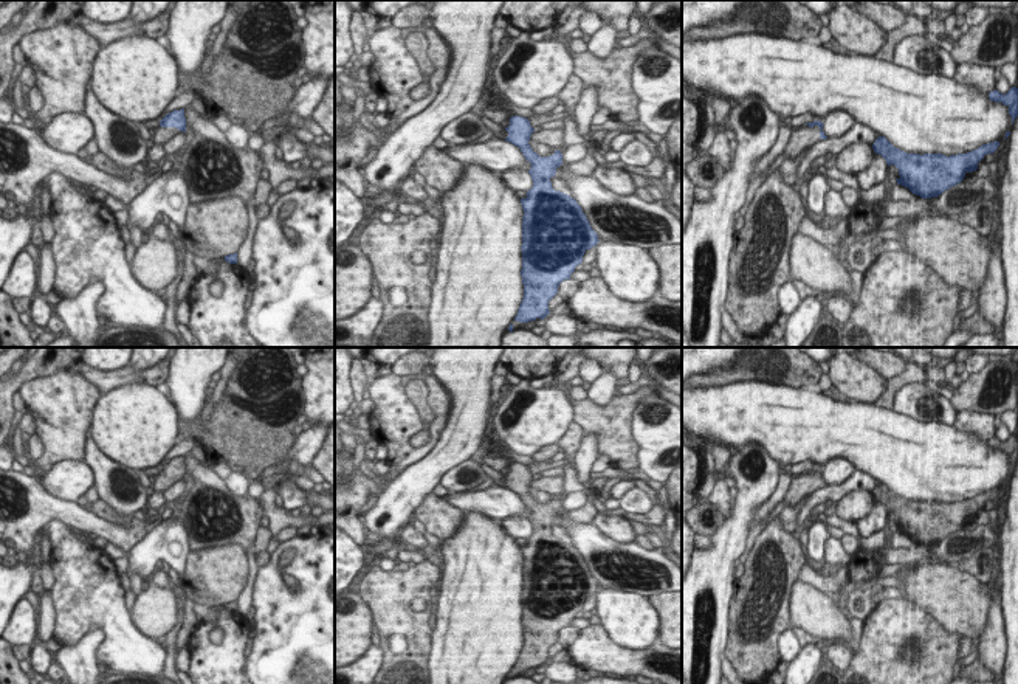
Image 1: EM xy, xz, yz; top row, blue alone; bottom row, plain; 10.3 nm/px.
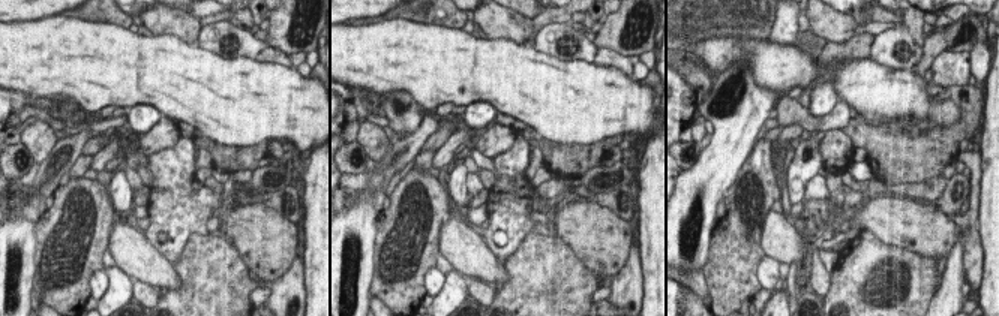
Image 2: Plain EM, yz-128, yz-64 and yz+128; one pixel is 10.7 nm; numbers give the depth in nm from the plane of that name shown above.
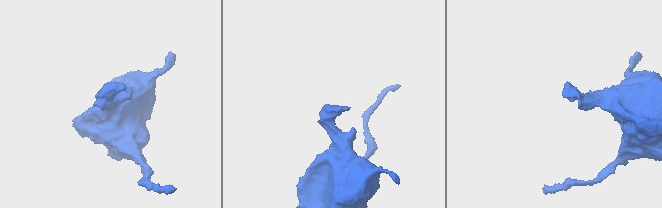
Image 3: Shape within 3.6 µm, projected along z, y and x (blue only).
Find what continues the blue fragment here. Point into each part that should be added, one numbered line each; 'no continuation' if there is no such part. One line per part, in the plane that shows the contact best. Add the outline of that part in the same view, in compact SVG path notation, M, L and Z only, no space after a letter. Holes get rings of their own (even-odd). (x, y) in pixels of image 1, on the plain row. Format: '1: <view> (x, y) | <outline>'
1: yz (806, 484) | M804 473L798 478L793 476L792 484L789 487L789 492L786 495L786 506L796 506L806 495L815 493L818 489L823 489L820 485L820 475L813 473Z

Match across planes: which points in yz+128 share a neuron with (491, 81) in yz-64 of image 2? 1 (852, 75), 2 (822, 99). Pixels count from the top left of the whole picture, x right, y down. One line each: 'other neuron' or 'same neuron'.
1: same neuron
2: other neuron

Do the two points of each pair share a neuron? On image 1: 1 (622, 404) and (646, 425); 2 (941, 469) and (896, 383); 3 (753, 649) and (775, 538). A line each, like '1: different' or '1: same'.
1: different
2: different
3: same

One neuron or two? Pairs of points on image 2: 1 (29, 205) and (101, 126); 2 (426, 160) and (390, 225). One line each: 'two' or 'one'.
1: one
2: two

